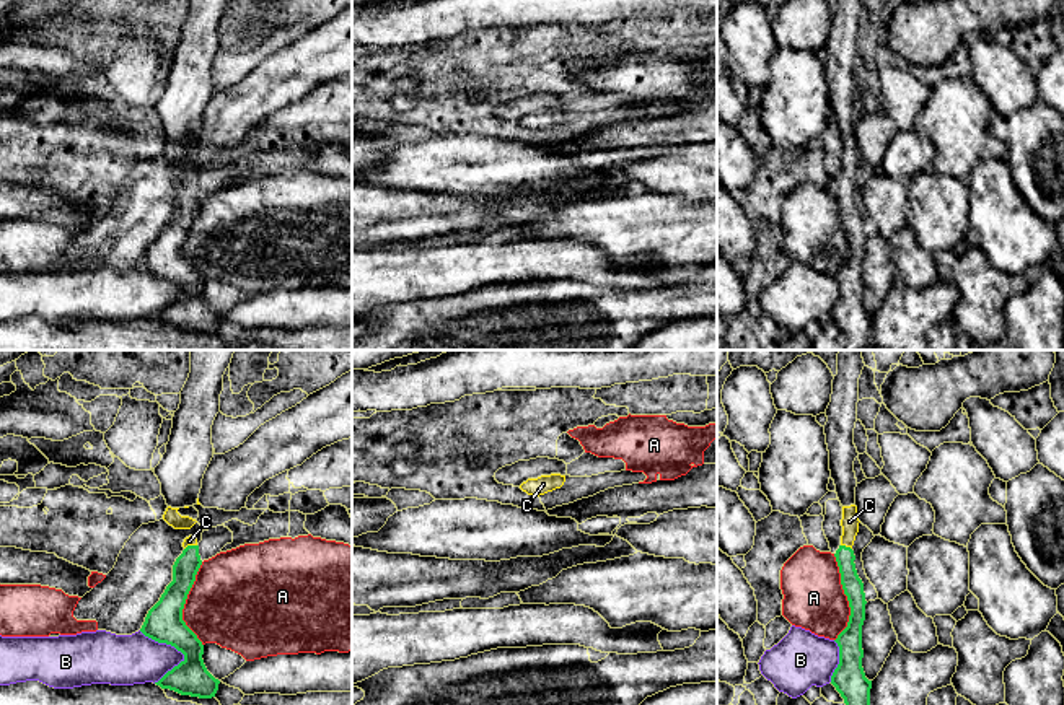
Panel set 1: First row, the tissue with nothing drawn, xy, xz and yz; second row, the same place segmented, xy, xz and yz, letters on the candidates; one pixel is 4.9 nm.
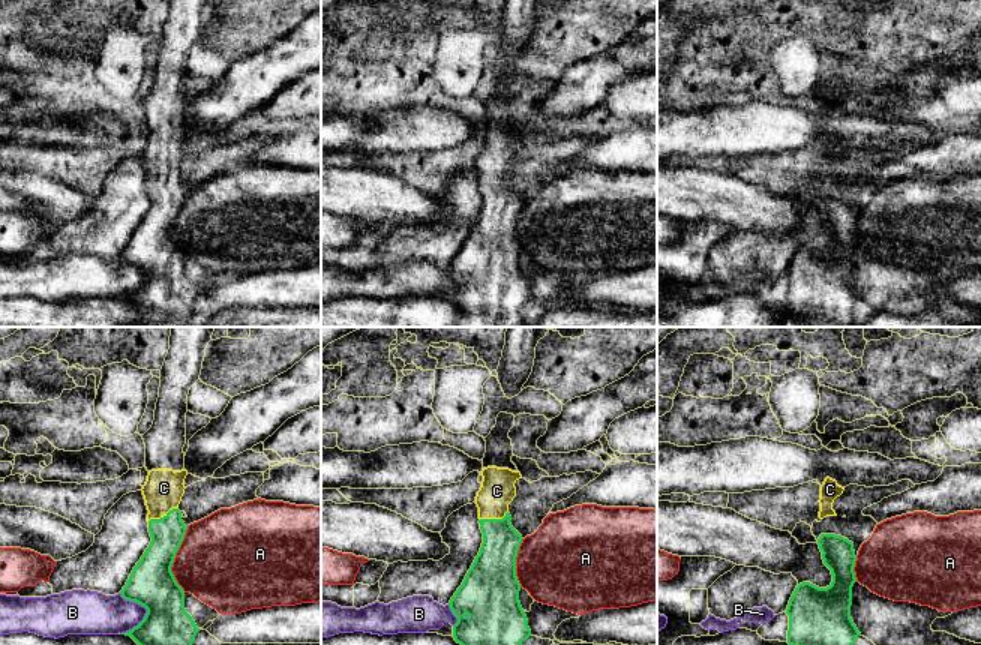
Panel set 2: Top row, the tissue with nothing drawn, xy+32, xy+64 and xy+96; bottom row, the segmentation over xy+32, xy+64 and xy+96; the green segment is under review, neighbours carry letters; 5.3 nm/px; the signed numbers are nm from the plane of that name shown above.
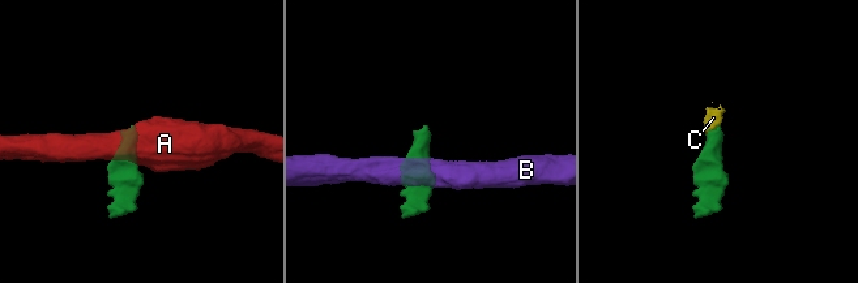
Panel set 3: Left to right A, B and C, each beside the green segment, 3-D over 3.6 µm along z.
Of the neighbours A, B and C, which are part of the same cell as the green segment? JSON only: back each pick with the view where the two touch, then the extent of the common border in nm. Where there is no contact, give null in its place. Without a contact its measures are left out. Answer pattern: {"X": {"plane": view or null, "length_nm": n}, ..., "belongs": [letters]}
{"C": {"plane": "yz", "length_nm": 60}, "belongs": ["C"]}

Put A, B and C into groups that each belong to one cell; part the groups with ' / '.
A / B / C

